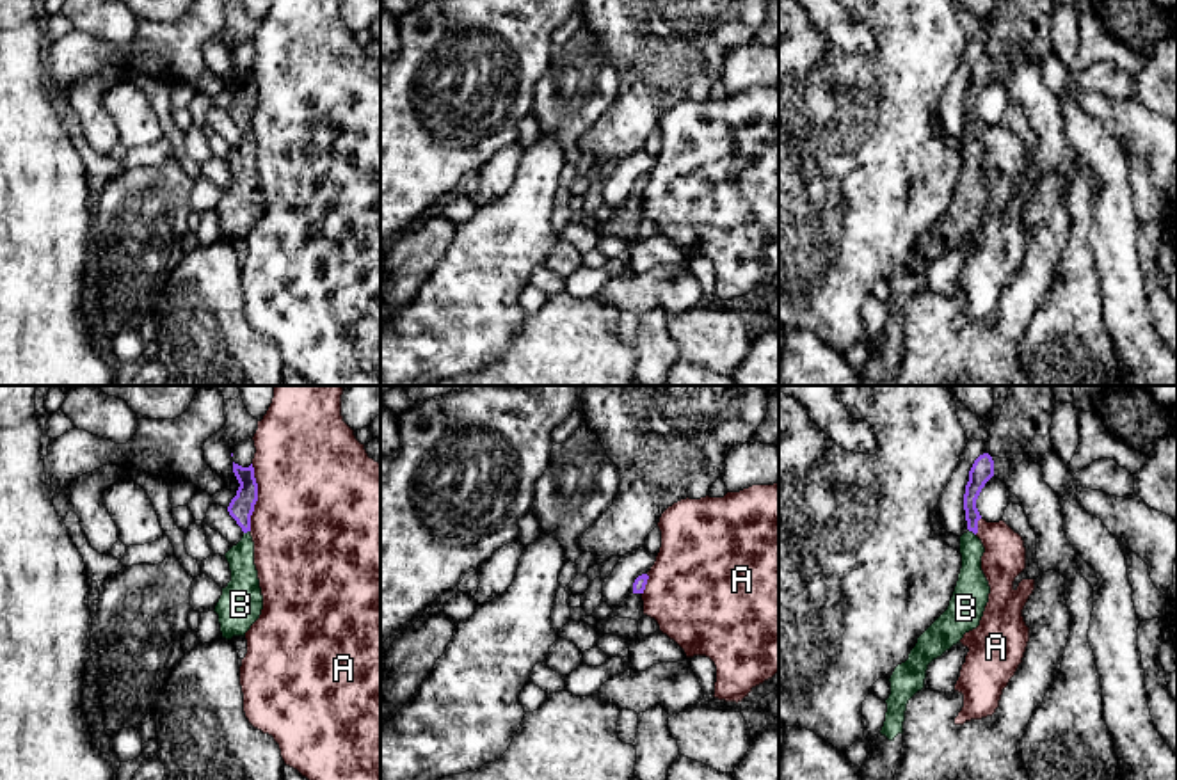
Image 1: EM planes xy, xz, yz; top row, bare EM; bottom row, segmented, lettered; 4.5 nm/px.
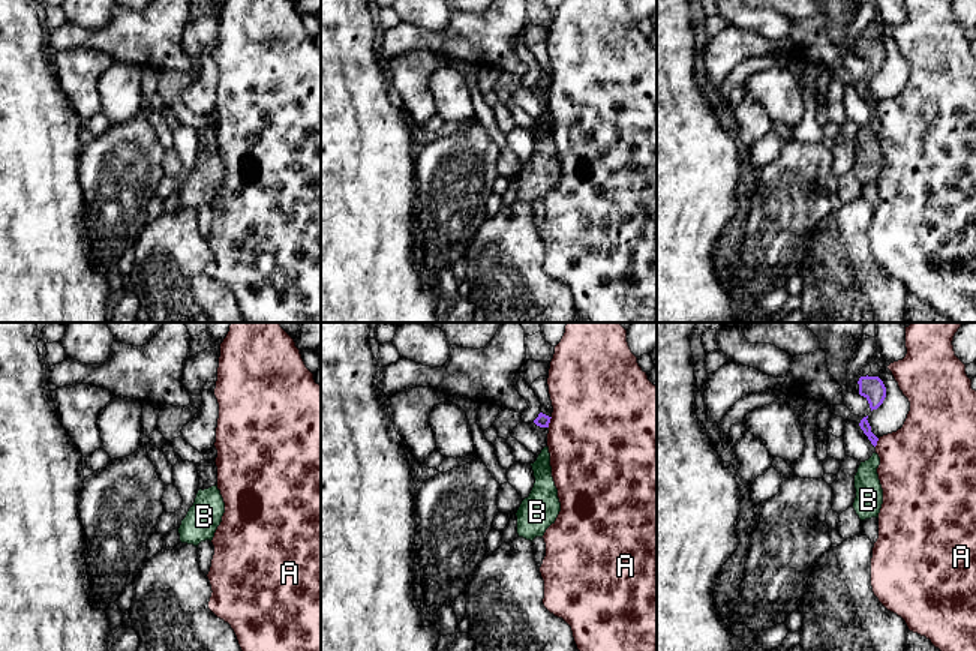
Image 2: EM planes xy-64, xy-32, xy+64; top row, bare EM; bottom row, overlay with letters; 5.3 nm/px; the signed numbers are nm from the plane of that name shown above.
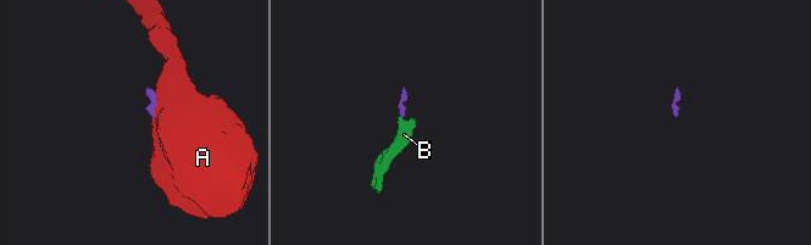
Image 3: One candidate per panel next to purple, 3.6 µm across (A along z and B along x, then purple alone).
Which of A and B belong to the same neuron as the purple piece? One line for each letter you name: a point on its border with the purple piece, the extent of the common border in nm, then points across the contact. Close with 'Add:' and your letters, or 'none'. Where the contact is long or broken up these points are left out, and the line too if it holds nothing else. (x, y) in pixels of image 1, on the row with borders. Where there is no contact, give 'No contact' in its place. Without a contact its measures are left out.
B: Touches purple at xy (246, 532). Shared border 40 nm. Path across: xy (240, 509), (246, 532), (244, 587)
Add: B

